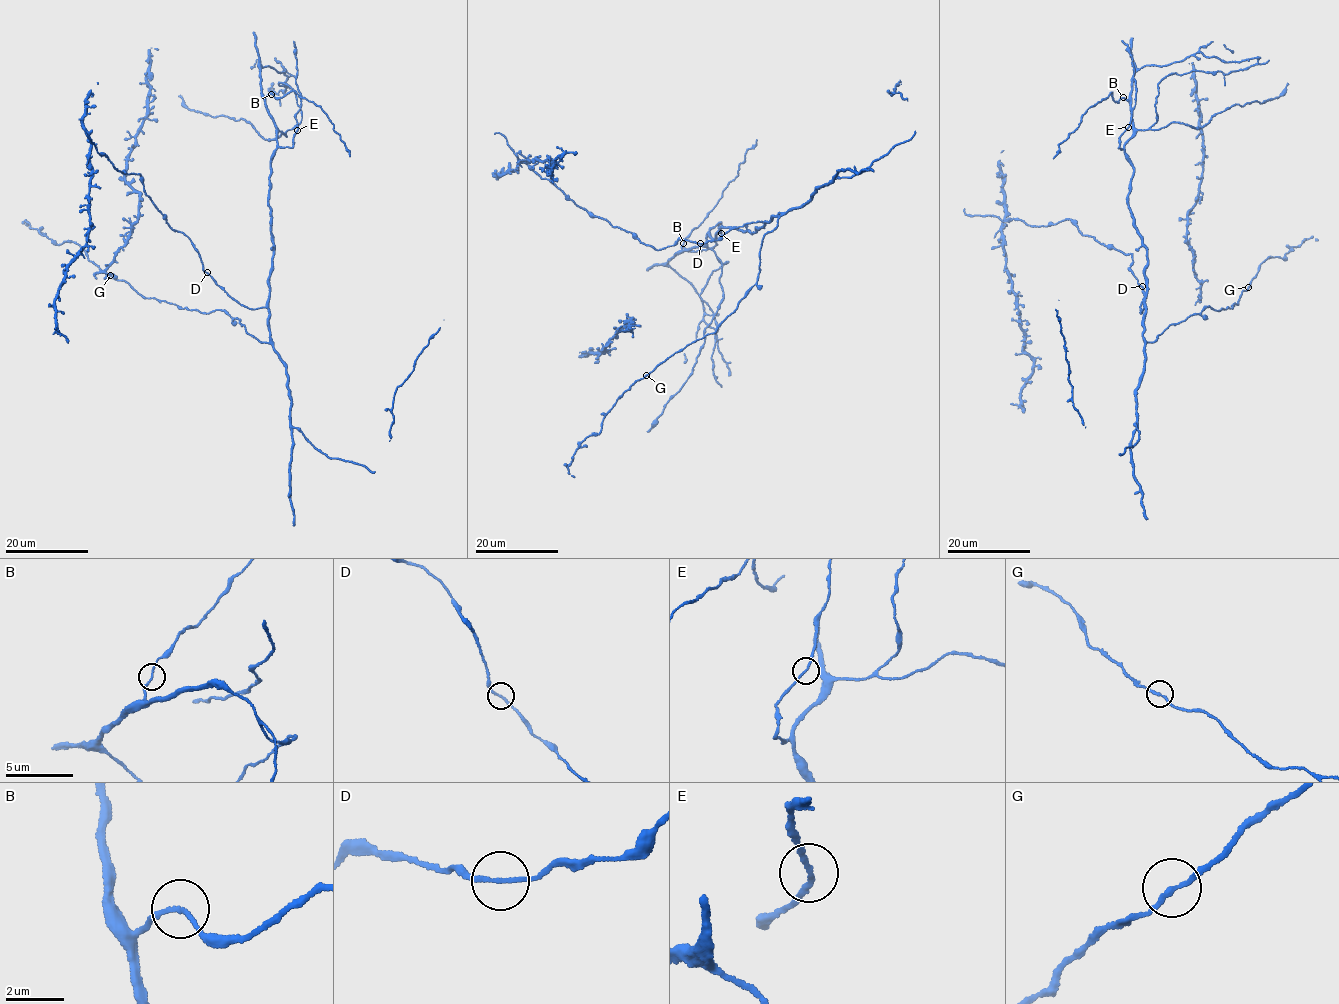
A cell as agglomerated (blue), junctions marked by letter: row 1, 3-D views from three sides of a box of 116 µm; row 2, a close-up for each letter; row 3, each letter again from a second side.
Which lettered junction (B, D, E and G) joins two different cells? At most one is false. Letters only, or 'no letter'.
no letter

